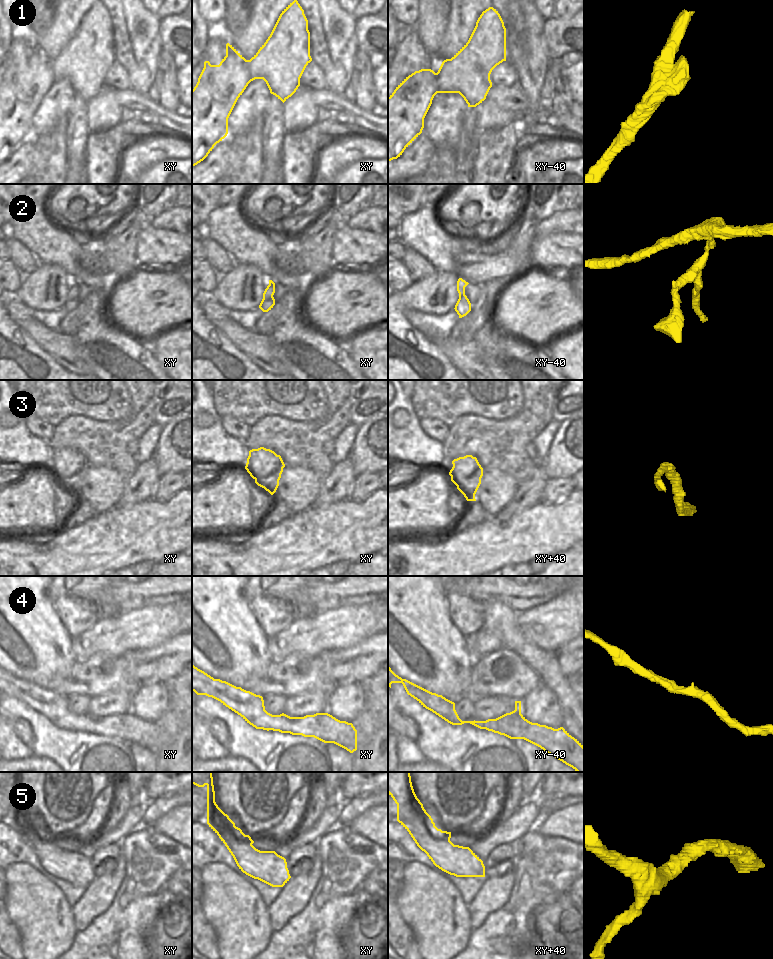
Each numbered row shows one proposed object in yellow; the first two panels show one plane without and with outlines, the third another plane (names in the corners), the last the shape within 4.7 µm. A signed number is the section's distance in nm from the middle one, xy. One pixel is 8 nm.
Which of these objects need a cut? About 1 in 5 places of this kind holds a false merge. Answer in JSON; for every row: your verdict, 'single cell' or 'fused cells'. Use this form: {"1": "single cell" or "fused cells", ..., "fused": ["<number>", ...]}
{"1": "single cell", "2": "single cell", "3": "single cell", "4": "single cell", "5": "single cell", "fused": []}

